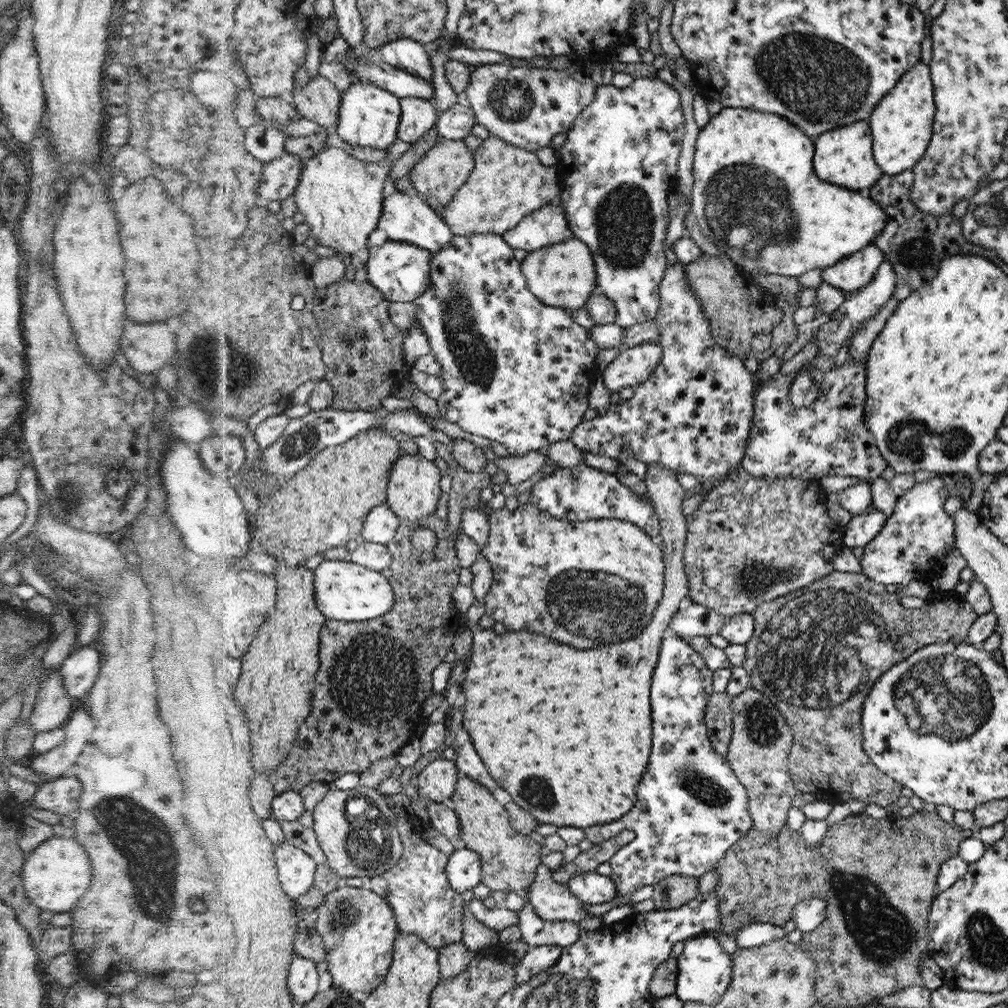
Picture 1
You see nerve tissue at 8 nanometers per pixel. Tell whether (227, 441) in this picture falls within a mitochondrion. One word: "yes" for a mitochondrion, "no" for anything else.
no

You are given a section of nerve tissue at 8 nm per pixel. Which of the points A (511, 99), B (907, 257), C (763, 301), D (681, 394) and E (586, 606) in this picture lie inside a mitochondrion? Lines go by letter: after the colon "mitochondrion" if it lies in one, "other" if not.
A: mitochondrion
B: mitochondrion
C: other
D: other
E: mitochondrion

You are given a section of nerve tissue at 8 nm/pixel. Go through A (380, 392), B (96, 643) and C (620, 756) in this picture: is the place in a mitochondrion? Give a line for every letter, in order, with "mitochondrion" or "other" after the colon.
A: other
B: other
C: other

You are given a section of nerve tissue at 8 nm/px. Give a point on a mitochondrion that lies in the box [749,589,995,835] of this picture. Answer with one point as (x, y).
(946, 696)

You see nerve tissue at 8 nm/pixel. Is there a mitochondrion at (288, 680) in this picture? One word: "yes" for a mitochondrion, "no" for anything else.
no

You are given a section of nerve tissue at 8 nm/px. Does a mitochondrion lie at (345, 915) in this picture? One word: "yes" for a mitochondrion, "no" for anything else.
yes

